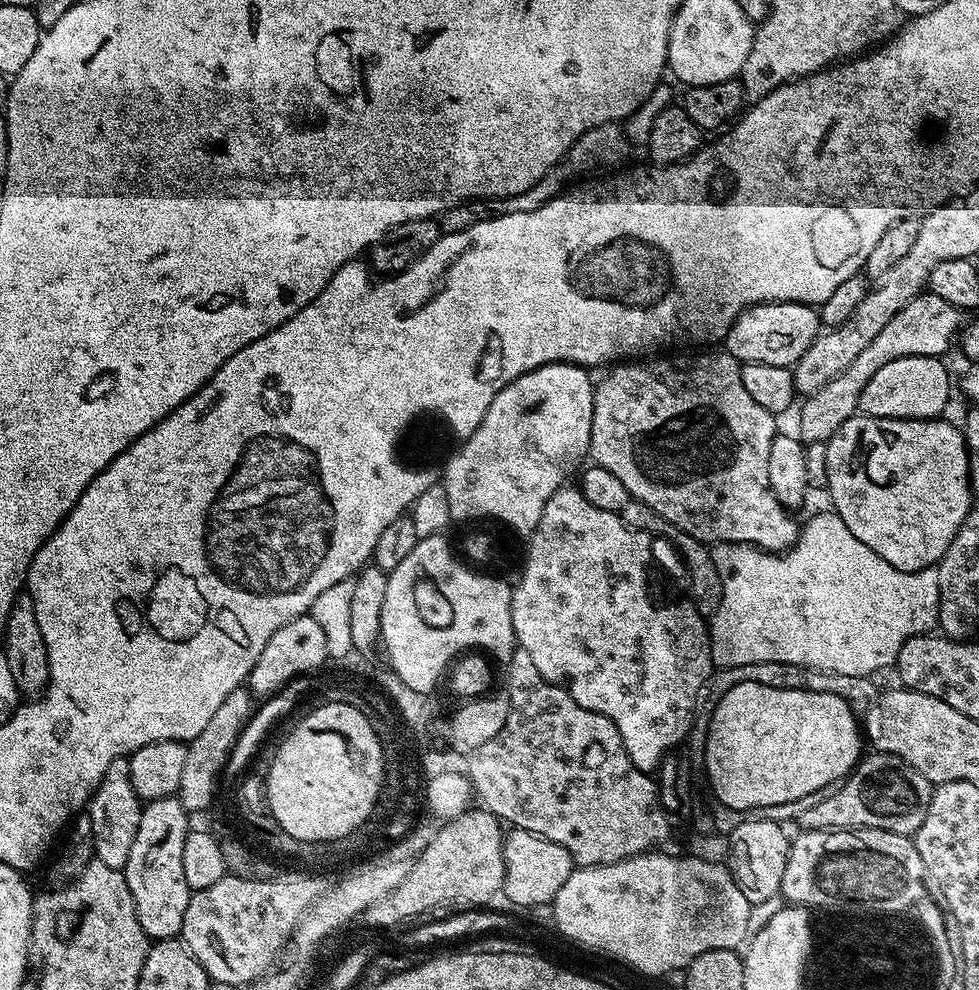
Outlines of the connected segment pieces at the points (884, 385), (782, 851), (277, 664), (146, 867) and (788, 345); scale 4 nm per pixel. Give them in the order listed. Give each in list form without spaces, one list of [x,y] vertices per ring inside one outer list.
[[[911,356],[898,358],[898,362],[886,362],[874,378],[862,390],[859,411],[866,416],[898,418],[899,420],[931,420],[939,417],[944,408],[944,379],[948,372],[943,359],[935,356]]]
[[[741,819],[739,823],[733,827],[728,839],[728,857],[726,859],[726,867],[731,872],[734,882],[736,883],[736,890],[742,894],[746,894],[749,904],[754,905],[756,903],[765,902],[766,898],[773,898],[774,895],[780,895],[780,887],[782,886],[782,874],[786,871],[786,858],[788,857],[788,845],[790,843],[789,833],[784,833],[786,830],[783,823],[776,823],[774,821],[746,821]]]
[[[305,614],[274,630],[270,642],[266,642],[262,654],[258,654],[258,662],[254,662],[252,673],[248,676],[246,684],[253,697],[268,698],[296,677],[315,673],[317,671],[315,668],[322,667],[324,660],[328,659],[326,634],[322,634],[322,626],[314,622],[311,614]]]
[[[176,796],[147,801],[140,809],[138,834],[134,834],[134,846],[130,846],[130,858],[126,858],[126,866],[122,870],[126,886],[130,886],[130,894],[134,894],[138,922],[152,942],[179,937],[182,918],[186,918],[186,906],[192,897],[192,892],[186,886],[186,873],[182,871],[182,849],[186,847],[186,838],[190,831],[188,820],[190,814]]]
[[[756,304],[745,310],[730,326],[722,344],[734,359],[745,364],[769,364],[786,368],[795,365],[796,360],[802,358],[808,349],[808,320],[815,321],[817,316],[817,309],[811,304]]]

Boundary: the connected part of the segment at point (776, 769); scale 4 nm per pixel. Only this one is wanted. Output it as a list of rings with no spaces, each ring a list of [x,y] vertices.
[[[758,682],[734,686],[726,691],[712,712],[705,748],[707,787],[712,787],[713,794],[726,807],[743,814],[754,807],[794,802],[835,780],[844,780],[862,756],[862,728],[852,711],[854,708],[849,701],[829,692]]]

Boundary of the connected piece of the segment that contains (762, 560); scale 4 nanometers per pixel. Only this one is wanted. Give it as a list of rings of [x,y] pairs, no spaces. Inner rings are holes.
[[[835,511],[820,512],[812,516],[800,529],[800,537],[796,543],[786,552],[765,552],[762,548],[756,548],[752,544],[731,544],[722,542],[711,545],[710,551],[714,558],[714,566],[718,570],[718,578],[722,578],[722,602],[716,613],[710,617],[710,639],[712,641],[712,663],[722,668],[734,666],[750,666],[762,662],[778,662],[779,664],[793,664],[803,668],[816,668],[820,672],[833,672],[834,674],[850,674],[851,676],[871,677],[872,672],[879,668],[891,669],[896,663],[898,650],[912,636],[922,636],[931,633],[937,627],[940,618],[940,587],[938,586],[938,574],[936,568],[923,568],[917,572],[898,570],[886,562],[886,558],[878,558],[870,546],[858,542],[854,534],[842,522],[842,518]]]

